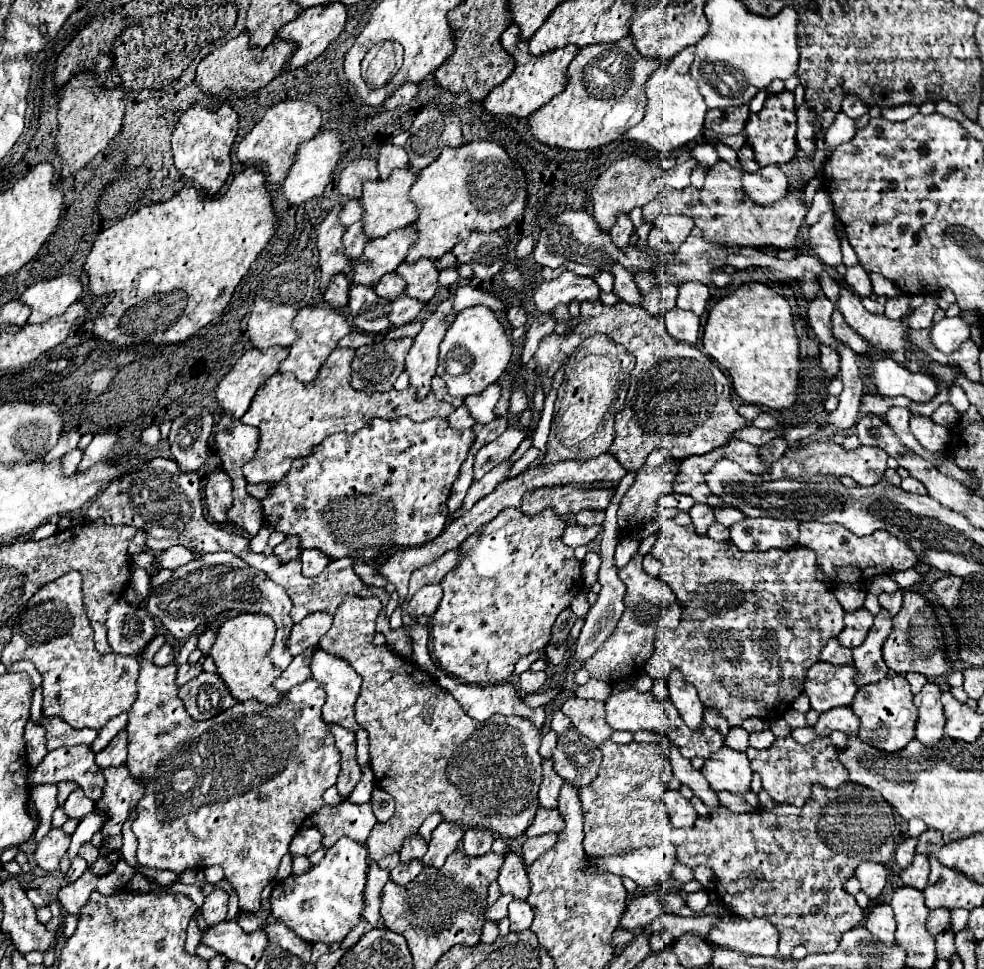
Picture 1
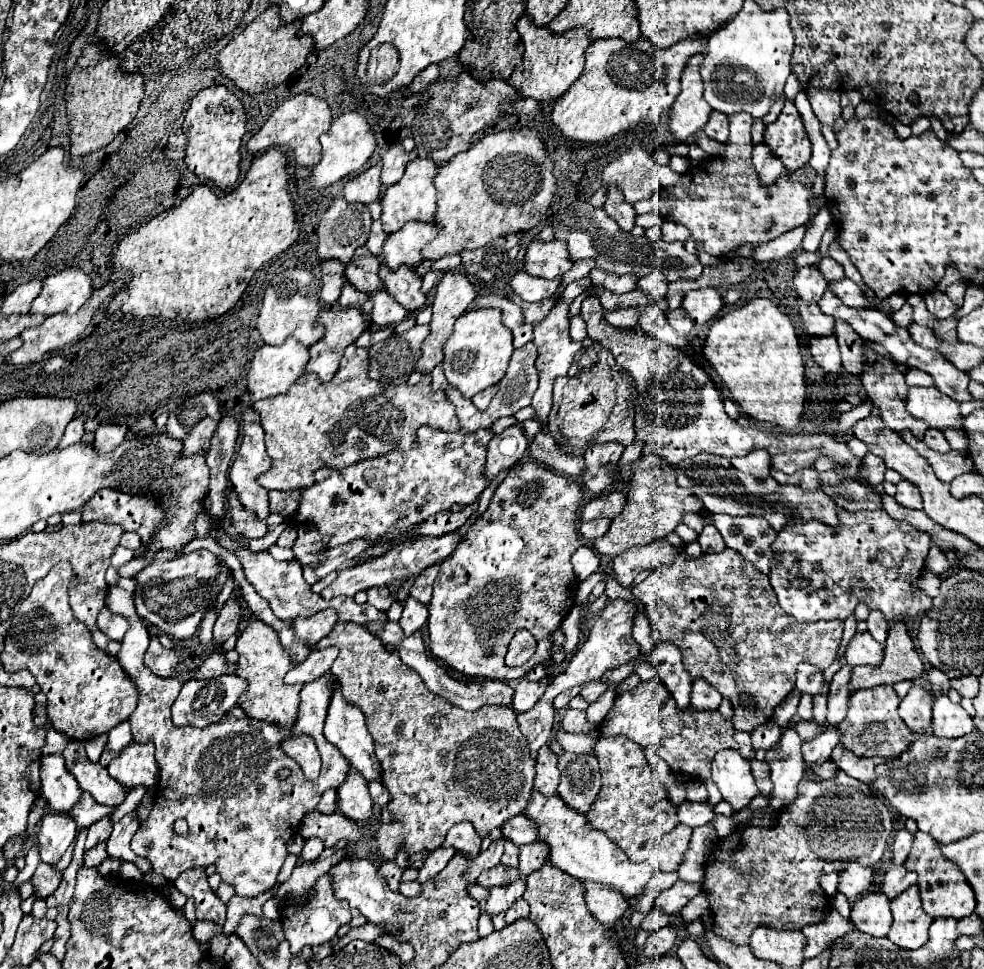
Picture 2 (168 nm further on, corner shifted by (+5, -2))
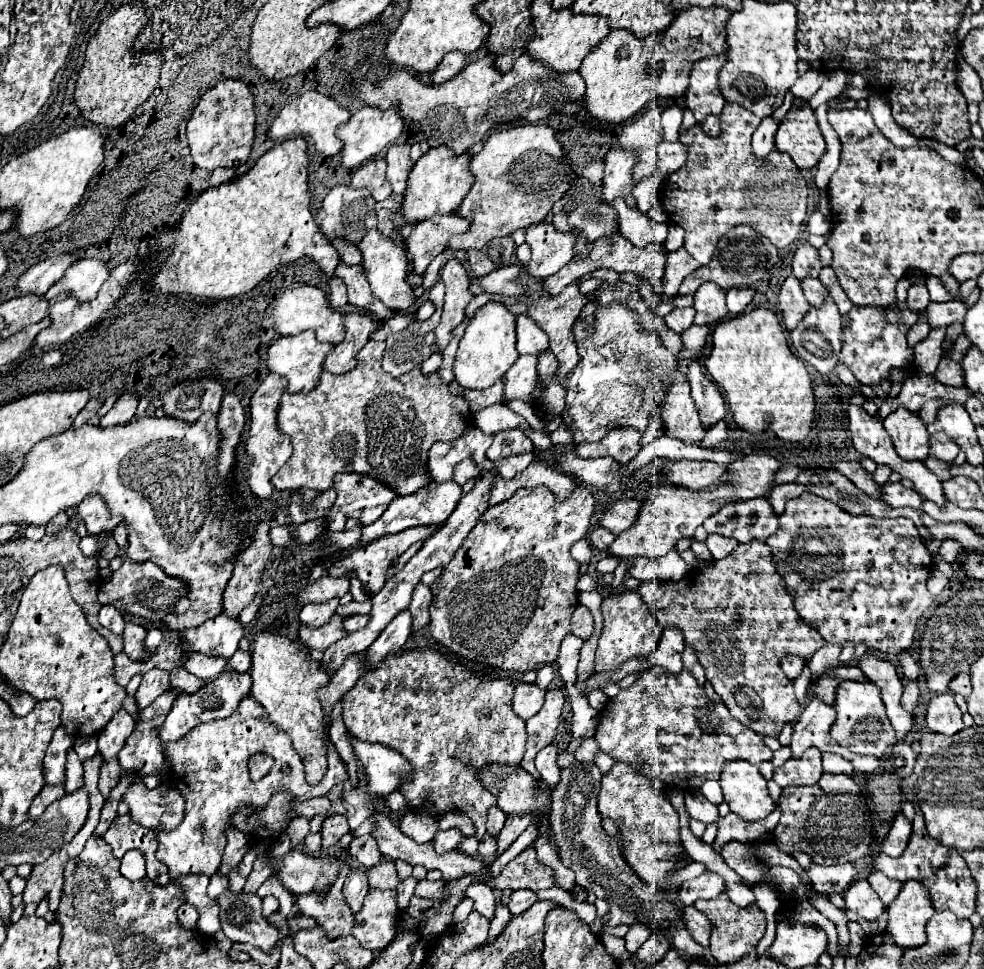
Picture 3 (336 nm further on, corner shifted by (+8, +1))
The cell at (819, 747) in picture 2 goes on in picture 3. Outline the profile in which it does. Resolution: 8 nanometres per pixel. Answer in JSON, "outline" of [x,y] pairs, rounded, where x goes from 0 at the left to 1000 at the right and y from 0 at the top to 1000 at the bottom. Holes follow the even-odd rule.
{"outline":[[[821,773],[811,783],[801,783],[795,792],[787,794],[785,806],[789,806],[793,812],[803,810],[827,810],[835,800],[835,785],[833,785],[831,773]]]}

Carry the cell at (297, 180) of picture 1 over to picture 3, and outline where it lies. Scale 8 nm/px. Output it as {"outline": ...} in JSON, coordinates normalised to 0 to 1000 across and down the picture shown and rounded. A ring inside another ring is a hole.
{"outline":[[[366,110],[354,123],[354,127],[346,129],[346,133],[343,133],[343,141],[350,146],[350,154],[346,156],[346,170],[352,174],[360,174],[364,170],[368,170],[376,162],[384,160],[390,152],[400,148],[402,141],[409,137],[409,133],[411,133],[411,125],[400,110],[396,110],[392,115],[382,112],[382,110]]]}

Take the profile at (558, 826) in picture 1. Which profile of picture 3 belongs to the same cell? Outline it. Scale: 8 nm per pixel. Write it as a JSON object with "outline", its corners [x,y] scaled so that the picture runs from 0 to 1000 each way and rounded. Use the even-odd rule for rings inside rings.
{"outline":[[[498,833],[496,835],[496,849],[494,849],[494,856],[496,856],[496,862],[504,864],[508,860],[508,856],[512,853],[514,849],[514,839],[510,835],[504,835],[504,833]]]}

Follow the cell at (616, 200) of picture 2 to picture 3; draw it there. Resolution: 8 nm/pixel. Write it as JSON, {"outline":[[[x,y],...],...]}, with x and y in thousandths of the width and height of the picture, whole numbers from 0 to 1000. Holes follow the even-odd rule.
{"outline":[[[622,154],[616,160],[614,172],[614,191],[612,191],[612,207],[622,209],[624,205],[632,203],[638,214],[646,214],[646,205],[642,201],[642,170],[646,162],[634,154]]]}

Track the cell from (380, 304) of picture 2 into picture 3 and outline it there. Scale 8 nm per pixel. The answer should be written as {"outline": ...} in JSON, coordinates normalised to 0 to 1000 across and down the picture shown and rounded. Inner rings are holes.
{"outline":[[[346,271],[339,280],[341,286],[350,288],[352,296],[354,296],[354,307],[358,309],[356,315],[362,315],[366,319],[372,319],[376,323],[380,323],[384,329],[392,329],[392,327],[398,327],[398,319],[394,319],[384,307],[378,304],[376,300],[376,294],[372,290],[372,286],[366,282],[366,276],[354,276],[350,271]]]}

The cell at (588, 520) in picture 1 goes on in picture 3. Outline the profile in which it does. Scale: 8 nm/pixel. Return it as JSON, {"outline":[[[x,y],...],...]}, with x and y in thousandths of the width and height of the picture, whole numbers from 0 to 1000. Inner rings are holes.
{"outline":[[[606,544],[606,546],[602,546],[600,548],[600,552],[598,552],[598,558],[602,560],[602,564],[606,564],[606,567],[616,567],[622,558],[624,558],[624,550],[618,550],[618,546],[614,546],[614,544]]]}

